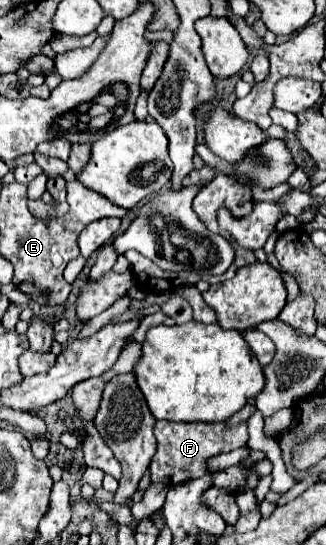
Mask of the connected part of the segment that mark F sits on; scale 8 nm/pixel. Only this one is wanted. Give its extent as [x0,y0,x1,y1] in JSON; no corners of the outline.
[151,421,249,485]

